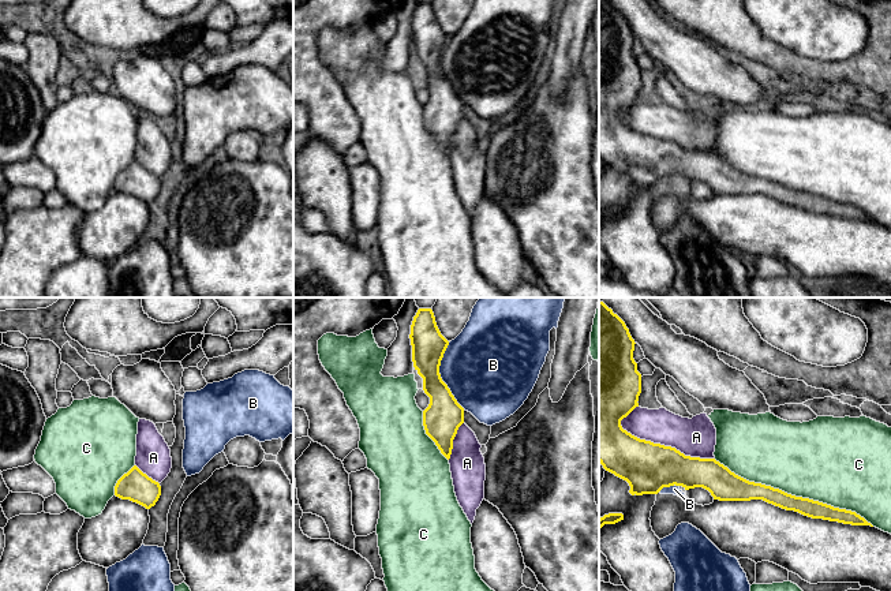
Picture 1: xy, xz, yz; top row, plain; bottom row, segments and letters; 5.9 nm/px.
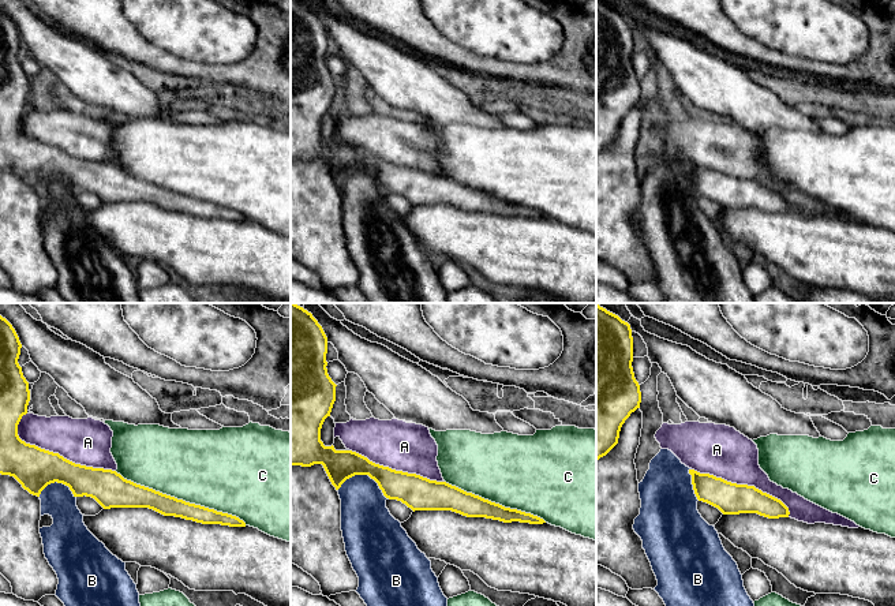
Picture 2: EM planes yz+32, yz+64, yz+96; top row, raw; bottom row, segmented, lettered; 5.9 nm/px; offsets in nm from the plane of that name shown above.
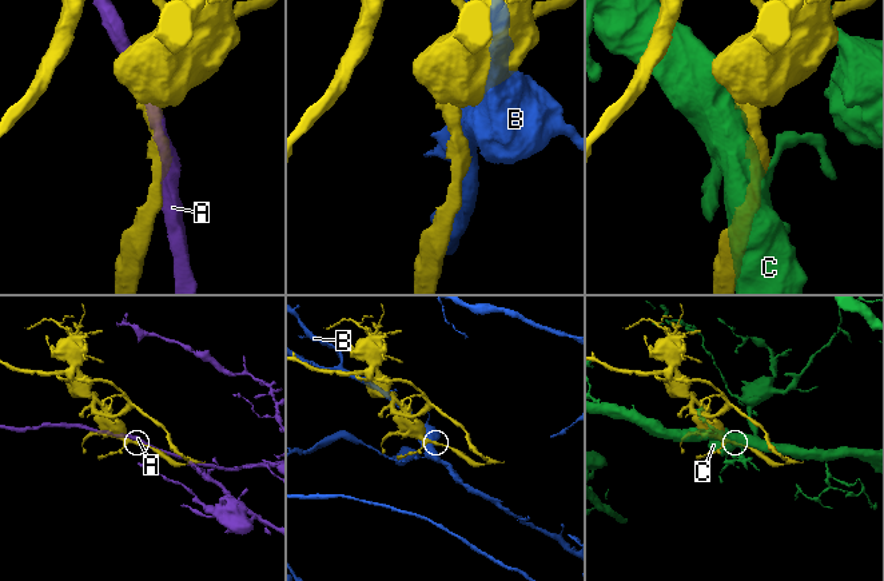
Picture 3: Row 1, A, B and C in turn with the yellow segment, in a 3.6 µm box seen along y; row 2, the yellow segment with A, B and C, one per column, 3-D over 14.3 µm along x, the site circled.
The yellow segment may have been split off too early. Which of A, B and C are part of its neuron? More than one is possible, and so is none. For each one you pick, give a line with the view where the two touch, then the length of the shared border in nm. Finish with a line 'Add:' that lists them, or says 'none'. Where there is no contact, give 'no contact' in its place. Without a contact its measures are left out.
A: yz | 600 nm
Add: A

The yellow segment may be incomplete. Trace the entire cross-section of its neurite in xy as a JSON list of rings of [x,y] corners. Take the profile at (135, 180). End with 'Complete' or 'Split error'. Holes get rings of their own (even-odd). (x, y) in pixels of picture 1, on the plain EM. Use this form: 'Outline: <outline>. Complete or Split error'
Outline: [[[134,160],[117,175],[115,190],[150,203],[161,190],[161,180]]]. Complete

